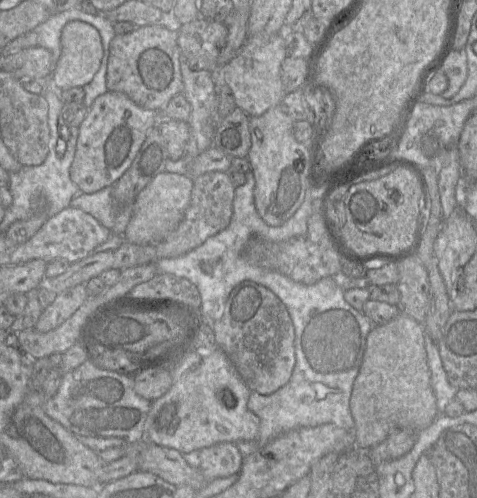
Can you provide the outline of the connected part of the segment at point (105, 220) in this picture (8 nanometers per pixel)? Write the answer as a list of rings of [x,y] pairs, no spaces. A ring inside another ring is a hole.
[[[111,187],[97,192],[75,195],[70,206],[79,208],[111,230],[113,235],[123,235],[132,215],[132,206],[120,206],[111,195]]]

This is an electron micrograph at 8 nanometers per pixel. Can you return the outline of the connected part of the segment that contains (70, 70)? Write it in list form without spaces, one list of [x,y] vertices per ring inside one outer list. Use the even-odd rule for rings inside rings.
[[[74,20],[62,29],[61,54],[53,72],[58,91],[83,87],[98,72],[104,50],[99,31],[92,25]]]

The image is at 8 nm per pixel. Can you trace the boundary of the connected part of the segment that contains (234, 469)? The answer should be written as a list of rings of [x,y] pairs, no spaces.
[[[220,443],[200,450],[199,470],[207,482],[240,472],[244,457],[233,443]]]

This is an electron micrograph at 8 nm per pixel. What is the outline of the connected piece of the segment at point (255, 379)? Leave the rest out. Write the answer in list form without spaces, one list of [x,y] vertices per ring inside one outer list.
[[[250,280],[239,283],[213,330],[218,348],[229,357],[251,392],[271,395],[289,382],[296,363],[295,330],[286,306],[270,289]]]

